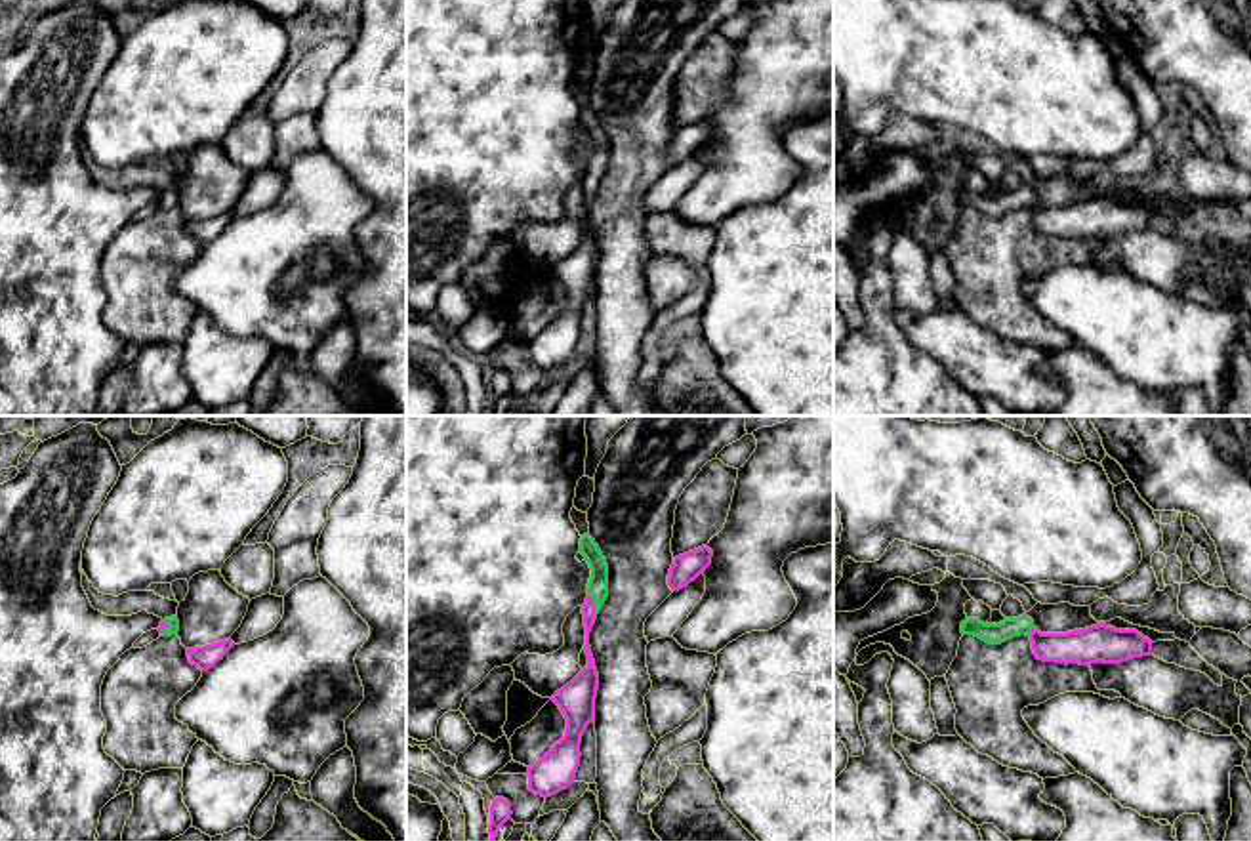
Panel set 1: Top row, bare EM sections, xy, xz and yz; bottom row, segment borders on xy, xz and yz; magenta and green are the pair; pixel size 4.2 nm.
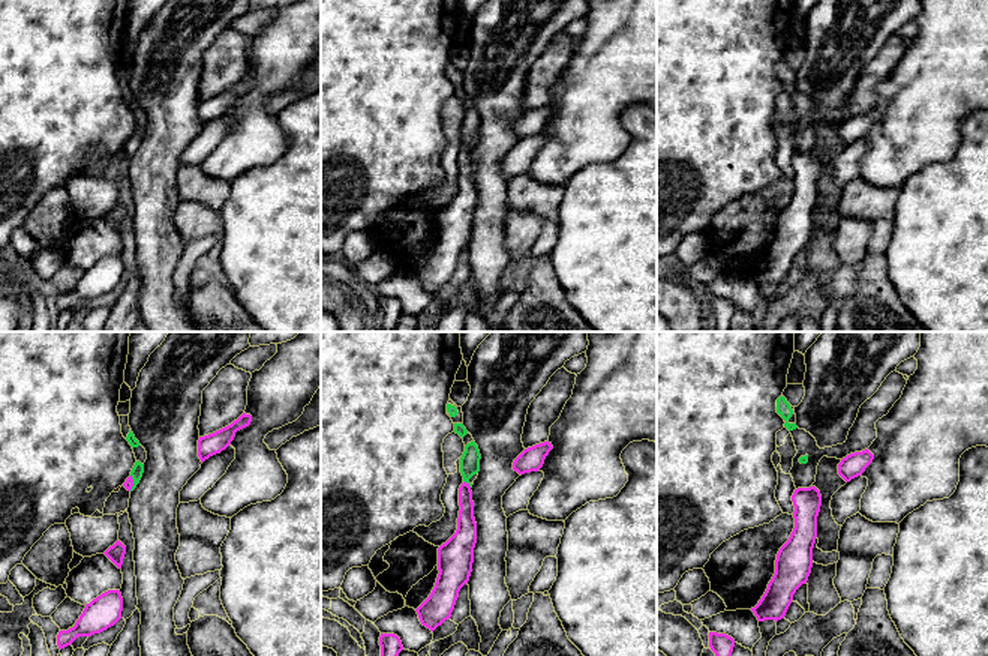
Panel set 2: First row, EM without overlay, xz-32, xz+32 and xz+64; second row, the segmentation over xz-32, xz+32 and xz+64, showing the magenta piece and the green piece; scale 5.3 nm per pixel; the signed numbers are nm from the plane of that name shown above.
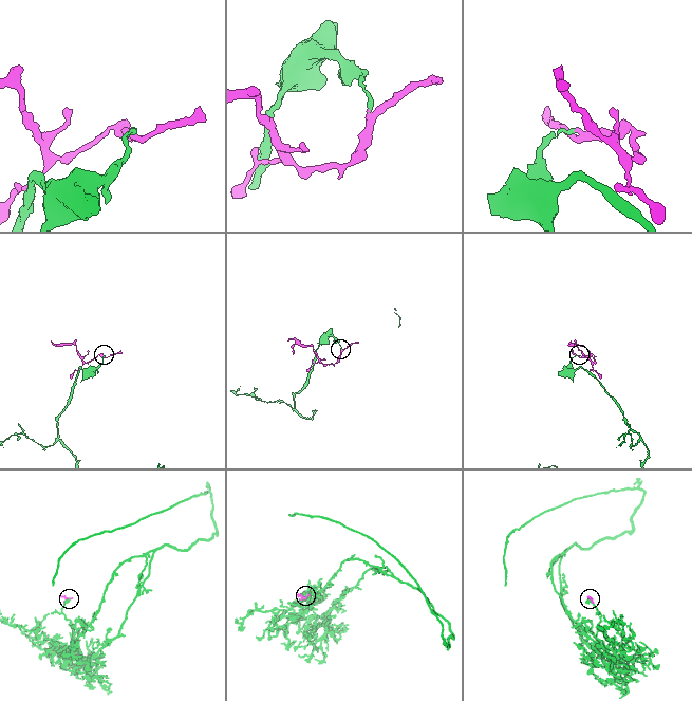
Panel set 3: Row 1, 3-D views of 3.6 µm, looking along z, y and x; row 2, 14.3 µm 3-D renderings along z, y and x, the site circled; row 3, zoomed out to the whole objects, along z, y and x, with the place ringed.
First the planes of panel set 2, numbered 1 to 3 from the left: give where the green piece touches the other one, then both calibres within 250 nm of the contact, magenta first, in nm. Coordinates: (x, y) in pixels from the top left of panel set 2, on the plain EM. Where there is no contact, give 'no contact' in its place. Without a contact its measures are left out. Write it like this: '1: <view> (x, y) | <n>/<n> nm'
1: xz-32 (132, 146) | 50/70 nm
2: xz+32 (468, 147) | 110/110 nm
3: no contact

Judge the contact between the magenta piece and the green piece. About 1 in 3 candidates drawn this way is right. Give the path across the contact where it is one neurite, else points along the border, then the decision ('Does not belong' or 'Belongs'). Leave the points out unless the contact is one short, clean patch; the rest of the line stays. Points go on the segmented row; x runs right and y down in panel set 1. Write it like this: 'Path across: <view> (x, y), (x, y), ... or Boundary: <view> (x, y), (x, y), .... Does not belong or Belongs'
Path across: xz (588, 609), (594, 605), (597, 588). Belongs

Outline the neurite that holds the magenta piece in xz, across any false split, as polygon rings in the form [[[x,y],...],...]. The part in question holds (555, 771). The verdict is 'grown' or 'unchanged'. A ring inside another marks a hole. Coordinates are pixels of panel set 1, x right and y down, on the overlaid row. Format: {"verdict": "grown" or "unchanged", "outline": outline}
{"verdict": "grown", "outline": [[[589,534],[580,538],[580,553],[591,568],[587,597],[582,606],[587,666],[566,687],[551,696],[566,719],[566,730],[564,736],[555,742],[542,759],[528,767],[526,772],[528,790],[545,799],[566,790],[574,782],[582,757],[582,736],[587,725],[595,721],[599,673],[589,646],[589,631],[608,597],[608,564]]]}

